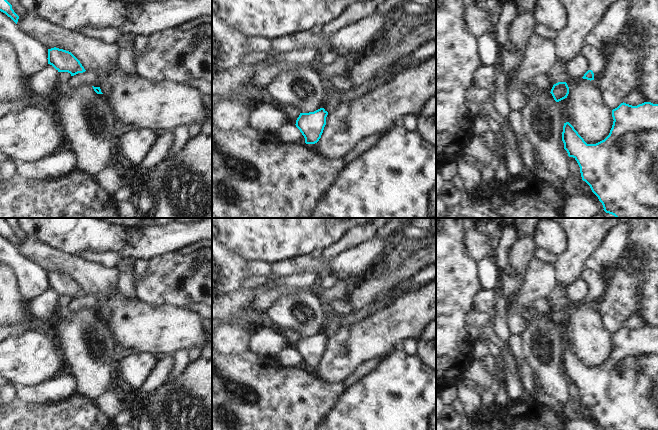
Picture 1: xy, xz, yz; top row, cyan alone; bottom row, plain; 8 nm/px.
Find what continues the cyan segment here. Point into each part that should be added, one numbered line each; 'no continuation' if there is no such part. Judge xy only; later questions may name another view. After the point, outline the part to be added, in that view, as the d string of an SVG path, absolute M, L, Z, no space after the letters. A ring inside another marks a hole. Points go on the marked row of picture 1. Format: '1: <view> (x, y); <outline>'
no continuation

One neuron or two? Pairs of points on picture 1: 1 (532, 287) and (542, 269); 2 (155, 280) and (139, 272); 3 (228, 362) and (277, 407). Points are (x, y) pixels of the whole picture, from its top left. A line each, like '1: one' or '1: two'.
1: one
2: two
3: one

